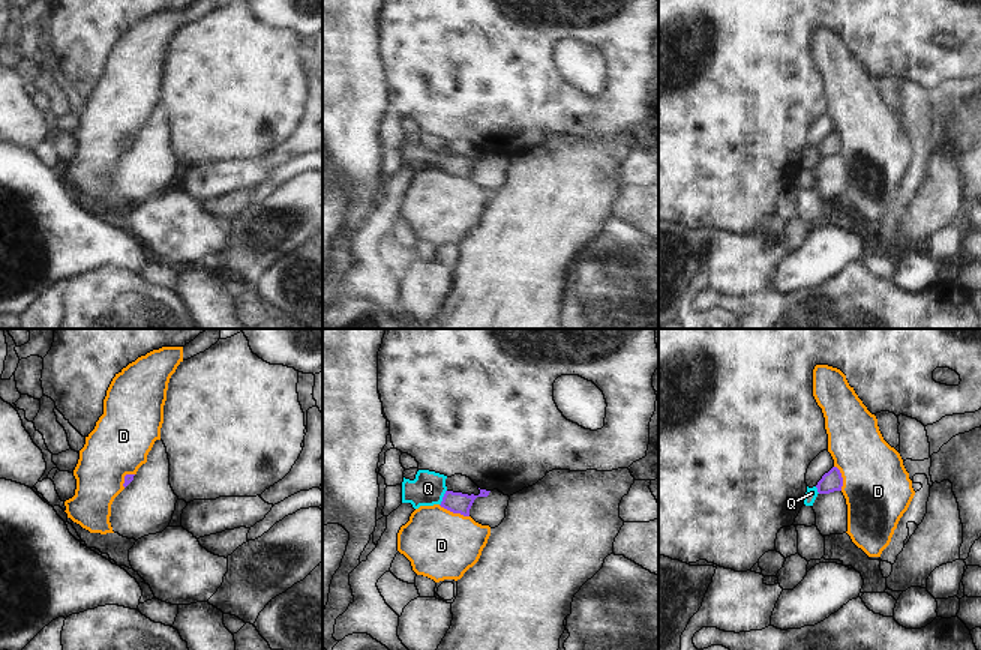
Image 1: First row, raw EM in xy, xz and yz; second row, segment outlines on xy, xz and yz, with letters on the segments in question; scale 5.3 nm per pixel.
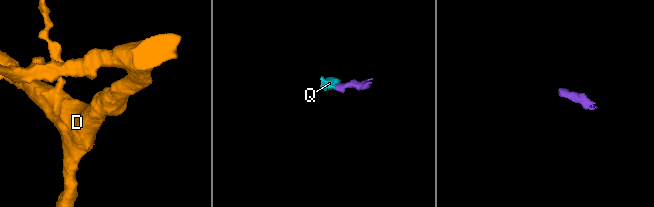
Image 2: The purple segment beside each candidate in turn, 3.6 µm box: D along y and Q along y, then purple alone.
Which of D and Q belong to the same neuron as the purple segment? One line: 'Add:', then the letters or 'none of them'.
Add: Q

